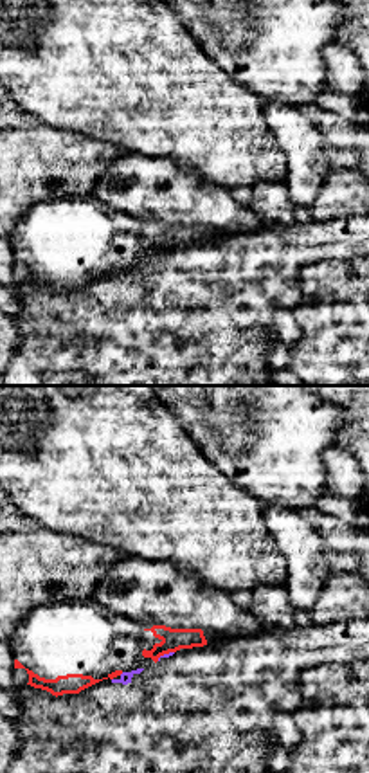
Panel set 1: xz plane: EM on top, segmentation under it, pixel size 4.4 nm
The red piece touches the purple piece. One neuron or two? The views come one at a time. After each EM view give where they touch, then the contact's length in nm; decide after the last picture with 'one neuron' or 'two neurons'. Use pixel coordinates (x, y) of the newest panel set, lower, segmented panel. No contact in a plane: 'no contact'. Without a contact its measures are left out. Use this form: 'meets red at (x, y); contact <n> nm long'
meets red at (164, 653); contact 90 nm long

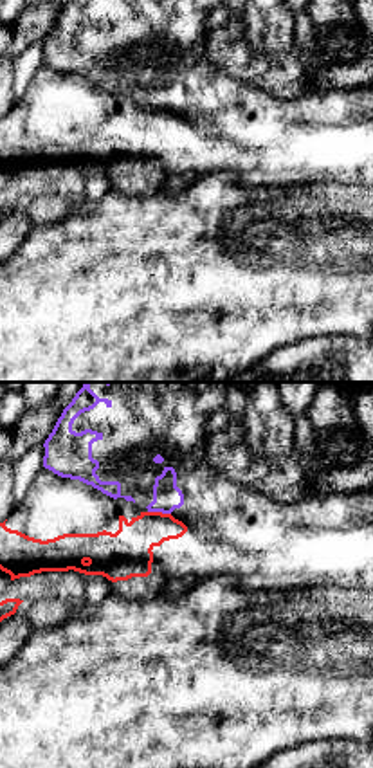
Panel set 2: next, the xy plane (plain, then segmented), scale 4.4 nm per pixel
meets red at (159, 512); contact 110 nm long

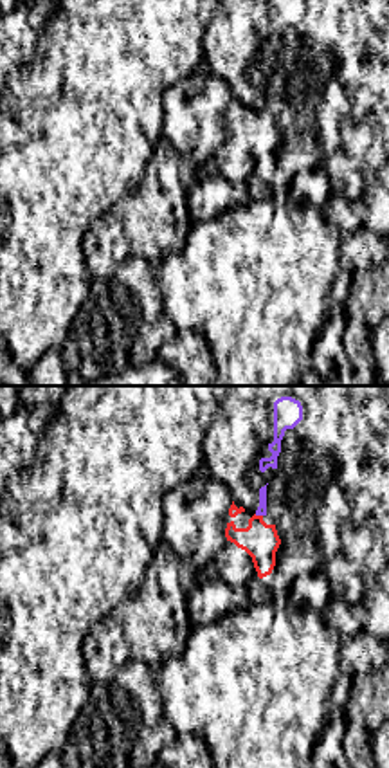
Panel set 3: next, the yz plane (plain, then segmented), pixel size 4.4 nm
meets red at (258, 516); contact 40 nm long

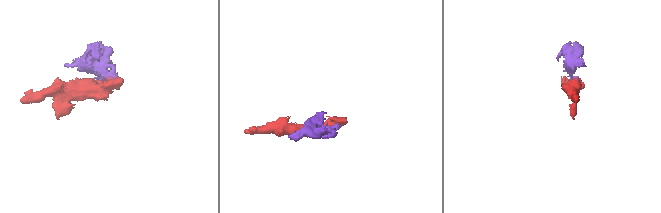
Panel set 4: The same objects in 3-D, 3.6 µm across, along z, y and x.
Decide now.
two neurons

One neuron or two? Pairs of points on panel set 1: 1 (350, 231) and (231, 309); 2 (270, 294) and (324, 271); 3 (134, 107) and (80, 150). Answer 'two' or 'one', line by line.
1: one
2: two
3: two

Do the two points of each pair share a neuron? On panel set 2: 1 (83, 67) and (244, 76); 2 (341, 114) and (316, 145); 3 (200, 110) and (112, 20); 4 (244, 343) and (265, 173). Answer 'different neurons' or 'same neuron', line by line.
1: different neurons
2: different neurons
3: same neuron
4: different neurons

